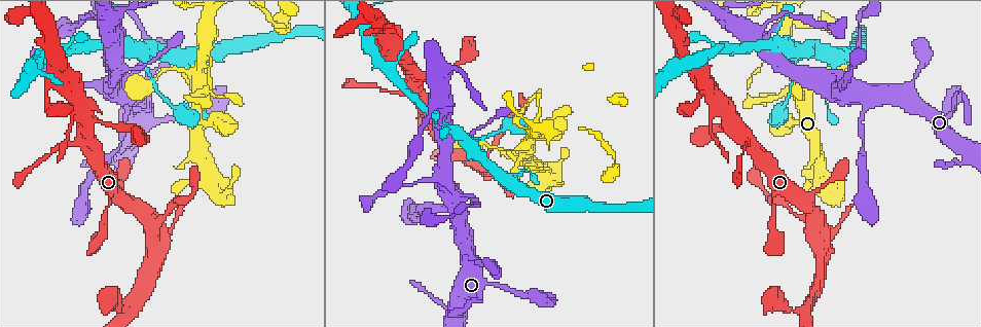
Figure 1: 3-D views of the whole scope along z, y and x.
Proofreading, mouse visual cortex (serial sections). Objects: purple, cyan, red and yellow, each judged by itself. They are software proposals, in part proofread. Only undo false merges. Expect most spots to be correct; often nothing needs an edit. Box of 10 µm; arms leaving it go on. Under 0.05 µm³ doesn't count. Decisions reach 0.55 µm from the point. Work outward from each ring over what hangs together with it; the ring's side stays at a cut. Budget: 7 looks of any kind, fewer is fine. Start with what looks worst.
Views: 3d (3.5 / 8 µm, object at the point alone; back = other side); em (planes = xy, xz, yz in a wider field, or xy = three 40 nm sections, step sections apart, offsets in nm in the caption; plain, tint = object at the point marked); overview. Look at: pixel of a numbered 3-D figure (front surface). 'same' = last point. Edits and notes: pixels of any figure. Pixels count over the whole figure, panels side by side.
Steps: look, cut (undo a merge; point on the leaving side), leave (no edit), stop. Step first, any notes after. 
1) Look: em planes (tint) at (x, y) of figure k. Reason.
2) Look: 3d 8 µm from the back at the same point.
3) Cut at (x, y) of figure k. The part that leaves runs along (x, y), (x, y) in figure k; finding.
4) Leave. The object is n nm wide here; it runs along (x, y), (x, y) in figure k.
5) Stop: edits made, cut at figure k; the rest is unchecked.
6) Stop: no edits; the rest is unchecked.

Look: 3d 3.5 µm at (465, 195) of figure 1. Narrows sharply.

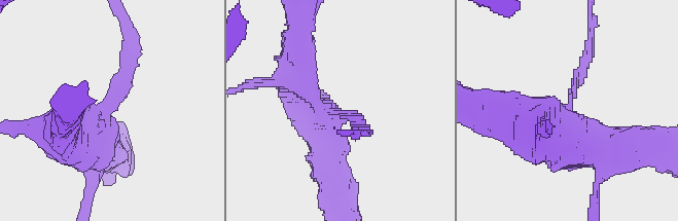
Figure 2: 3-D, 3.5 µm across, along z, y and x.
Look: em xy step 1 (tint) at (112, 101) of figure 2. The arms are 150, 500 nm wide; need the tissue.

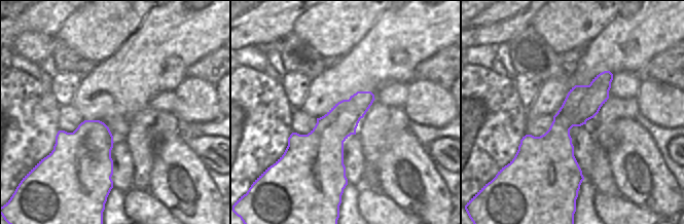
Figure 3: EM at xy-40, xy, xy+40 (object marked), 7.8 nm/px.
Leave. It runs along (607, 73), (562, 124), (570, 183) in figure 3; all the same cell.

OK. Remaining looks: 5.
Look: 3d 3.5 µm at (531, 147) of figure 1. Looks like a crossing.

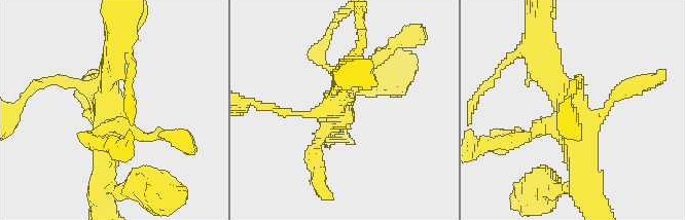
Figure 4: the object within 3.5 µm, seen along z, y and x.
Look: em xy step 2 (tint) at (341, 108) of figure 4.

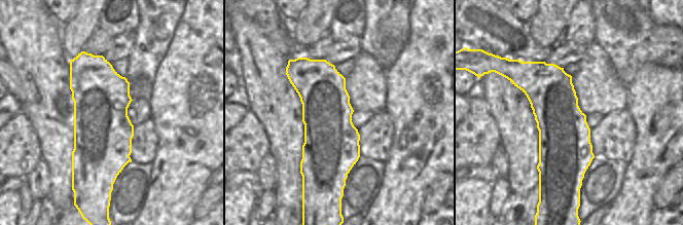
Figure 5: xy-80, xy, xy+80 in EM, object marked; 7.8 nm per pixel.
Leave. It runs along (586, 190), (575, 118), (539, 64) in figure 4; one cell here.

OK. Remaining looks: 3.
Look: 3d 3.5 µm at (122, 181) of figure 1. A narrow waist.

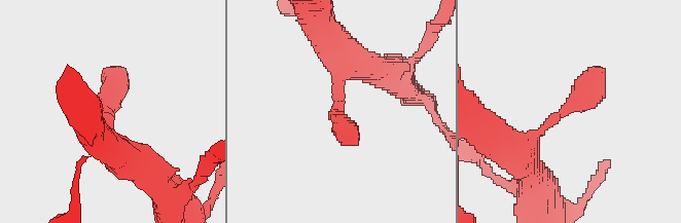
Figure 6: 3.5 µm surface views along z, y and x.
Look: em xy step 3 (tint) at (106, 108) of figure 6. Shape alone is not enough.

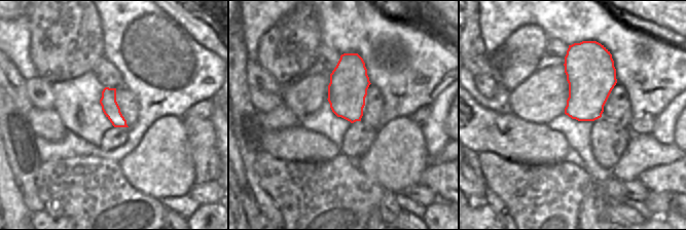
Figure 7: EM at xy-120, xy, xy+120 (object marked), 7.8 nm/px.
Look: em xy step 5 (tint) at the same point.

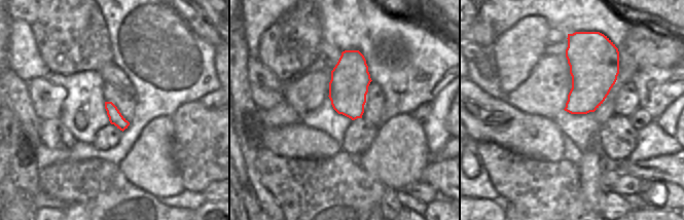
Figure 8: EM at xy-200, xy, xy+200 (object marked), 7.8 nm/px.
Leave. The object is 300 nm wide here; it runs along (509, 148), (560, 116), (604, 69) in figure 6; all the same cell.

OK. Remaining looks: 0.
Stop: no edits; the rest is unchecked.

